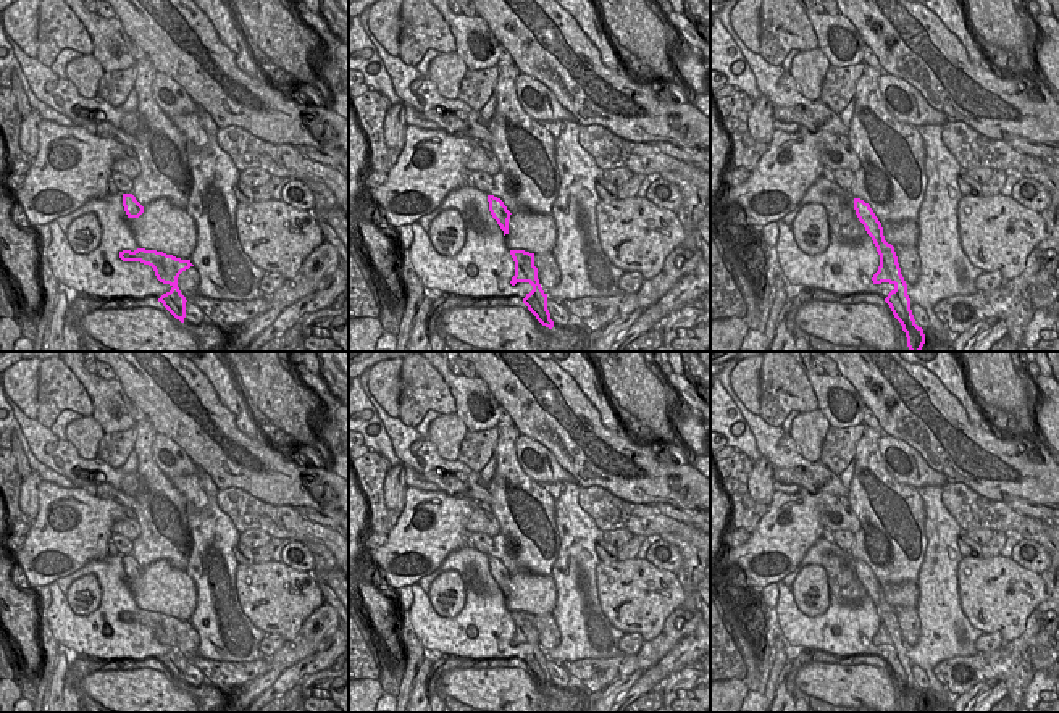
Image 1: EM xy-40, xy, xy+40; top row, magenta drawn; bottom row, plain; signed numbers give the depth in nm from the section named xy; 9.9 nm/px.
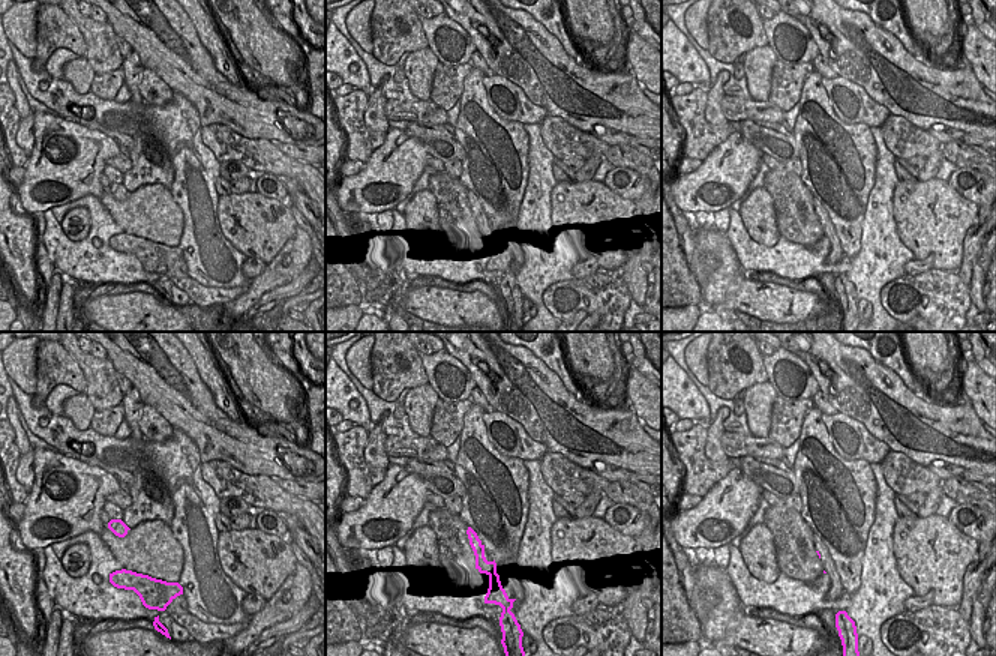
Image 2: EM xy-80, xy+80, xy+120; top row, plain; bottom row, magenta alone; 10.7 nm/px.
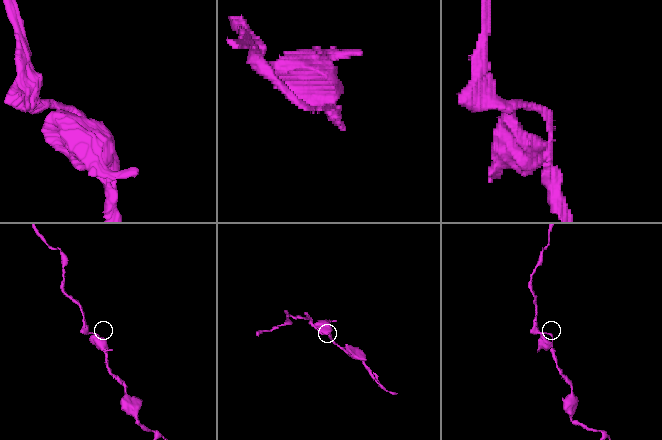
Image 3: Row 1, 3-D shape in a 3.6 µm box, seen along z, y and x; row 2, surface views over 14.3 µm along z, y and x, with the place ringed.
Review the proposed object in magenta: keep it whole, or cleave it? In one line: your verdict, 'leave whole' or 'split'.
split

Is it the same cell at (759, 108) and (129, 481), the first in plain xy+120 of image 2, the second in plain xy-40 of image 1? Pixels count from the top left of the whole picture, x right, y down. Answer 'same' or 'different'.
different

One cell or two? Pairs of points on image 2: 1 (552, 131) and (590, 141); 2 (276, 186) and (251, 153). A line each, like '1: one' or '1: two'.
1: one
2: two

